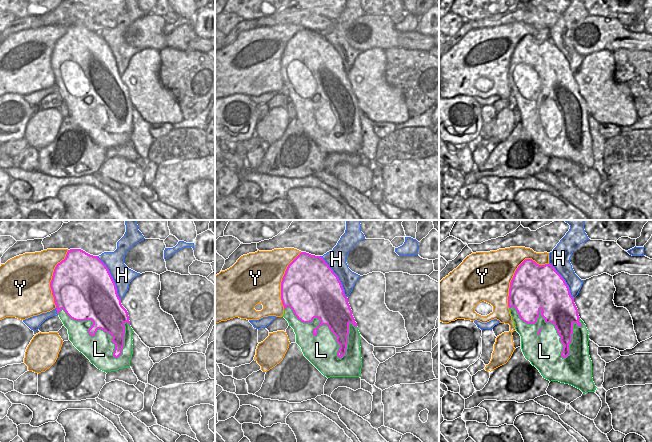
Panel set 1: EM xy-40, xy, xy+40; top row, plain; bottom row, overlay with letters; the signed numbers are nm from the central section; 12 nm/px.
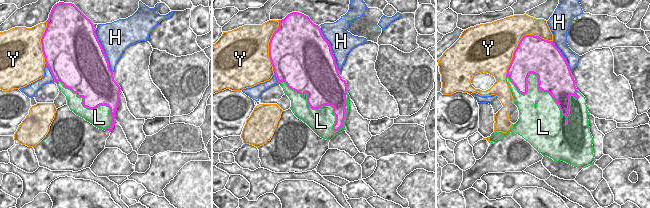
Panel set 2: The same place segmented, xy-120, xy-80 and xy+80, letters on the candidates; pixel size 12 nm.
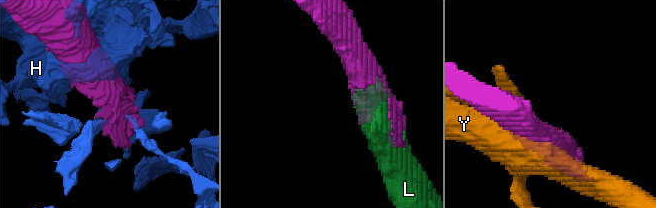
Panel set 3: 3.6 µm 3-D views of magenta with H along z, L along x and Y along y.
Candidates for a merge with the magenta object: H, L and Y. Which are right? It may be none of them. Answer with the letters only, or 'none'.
L.

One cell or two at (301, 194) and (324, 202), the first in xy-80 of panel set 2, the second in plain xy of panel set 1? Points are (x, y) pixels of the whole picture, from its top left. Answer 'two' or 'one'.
one

